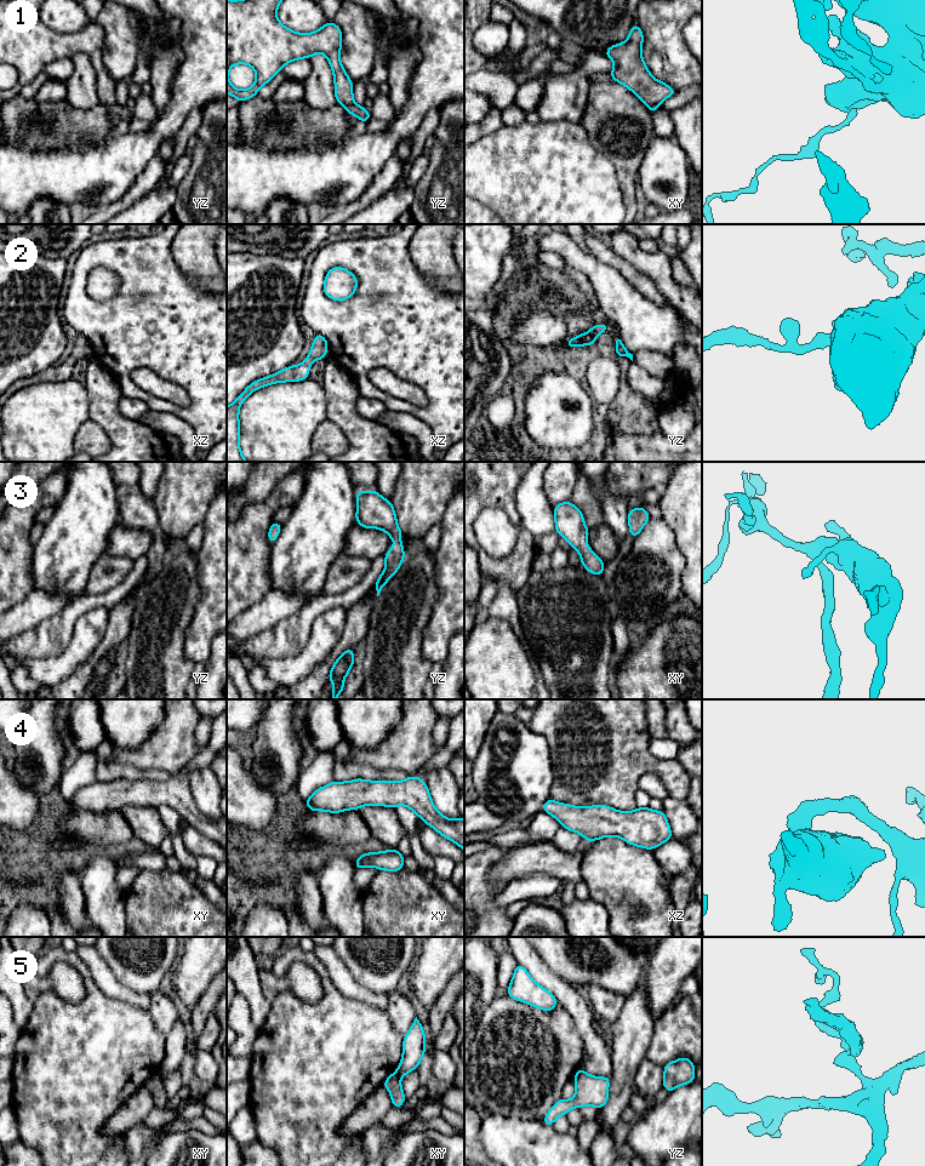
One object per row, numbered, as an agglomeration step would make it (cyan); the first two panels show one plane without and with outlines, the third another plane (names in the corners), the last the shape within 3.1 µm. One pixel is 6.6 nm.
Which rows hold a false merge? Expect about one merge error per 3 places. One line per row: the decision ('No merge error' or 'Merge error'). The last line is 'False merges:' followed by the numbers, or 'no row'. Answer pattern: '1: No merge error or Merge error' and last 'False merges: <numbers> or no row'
1: Merge error
2: No merge error
3: No merge error
4: No merge error
5: Merge error
False merges: 1, 5

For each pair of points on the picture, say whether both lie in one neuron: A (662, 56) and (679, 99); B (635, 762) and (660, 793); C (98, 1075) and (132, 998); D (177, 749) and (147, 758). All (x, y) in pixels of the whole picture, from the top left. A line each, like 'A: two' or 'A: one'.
A: two
B: two
C: two
D: one

